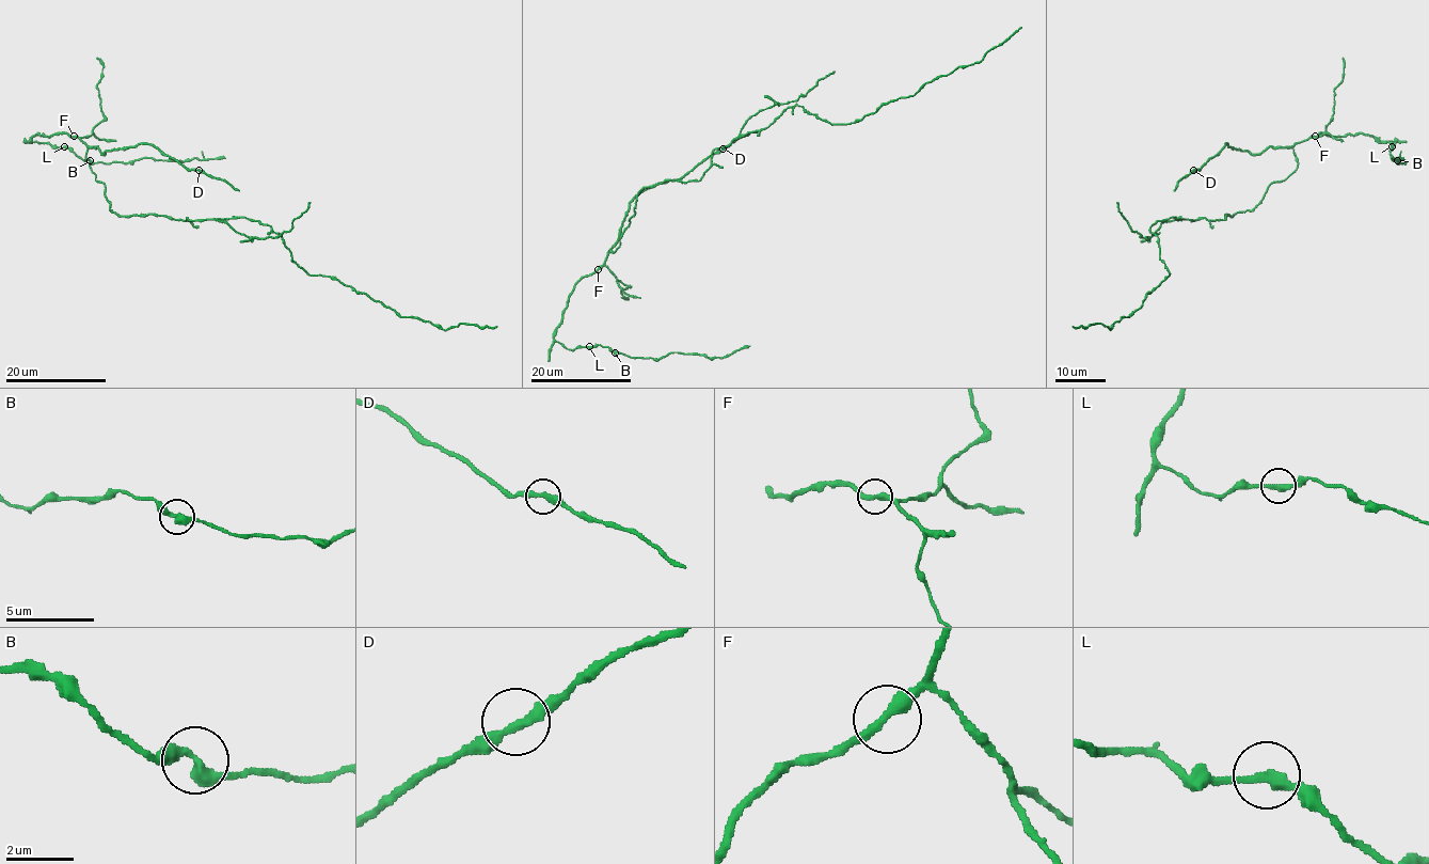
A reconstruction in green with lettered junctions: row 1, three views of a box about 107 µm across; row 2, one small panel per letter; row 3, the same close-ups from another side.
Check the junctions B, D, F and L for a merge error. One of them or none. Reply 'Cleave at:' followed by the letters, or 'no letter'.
Cleave at: no letter

